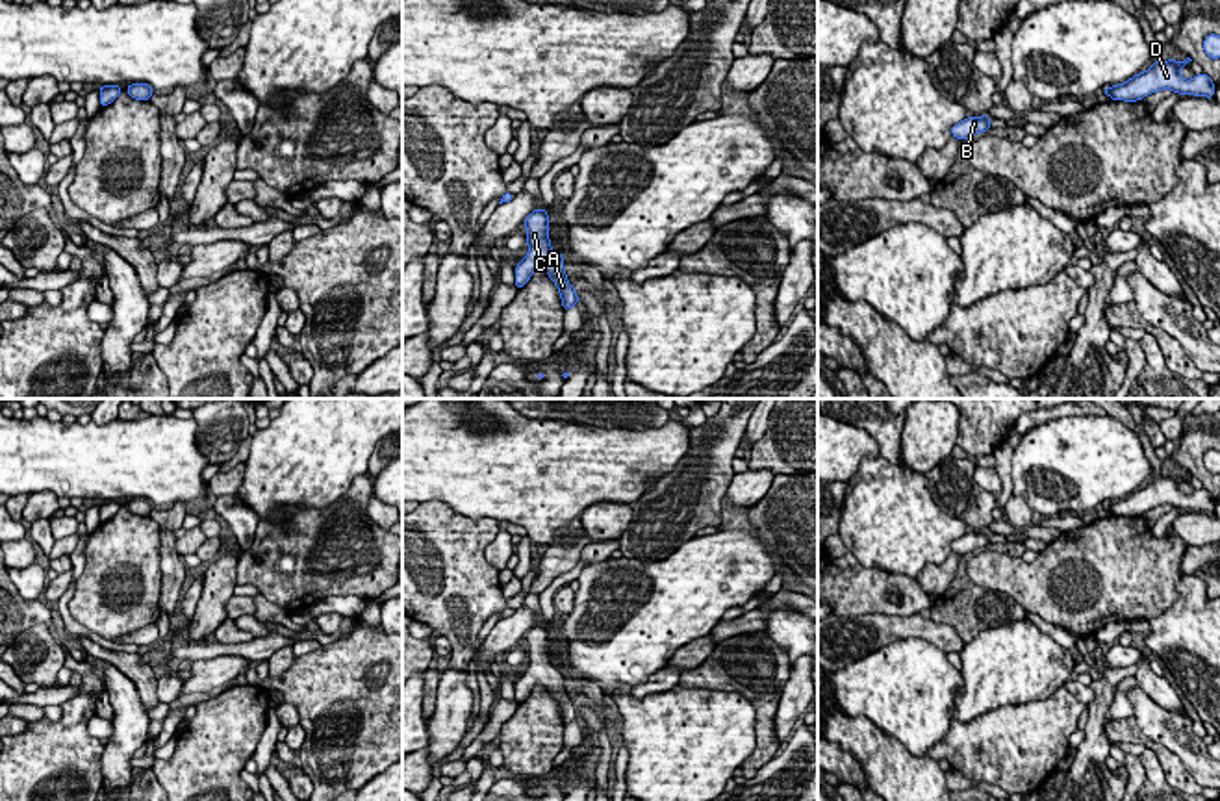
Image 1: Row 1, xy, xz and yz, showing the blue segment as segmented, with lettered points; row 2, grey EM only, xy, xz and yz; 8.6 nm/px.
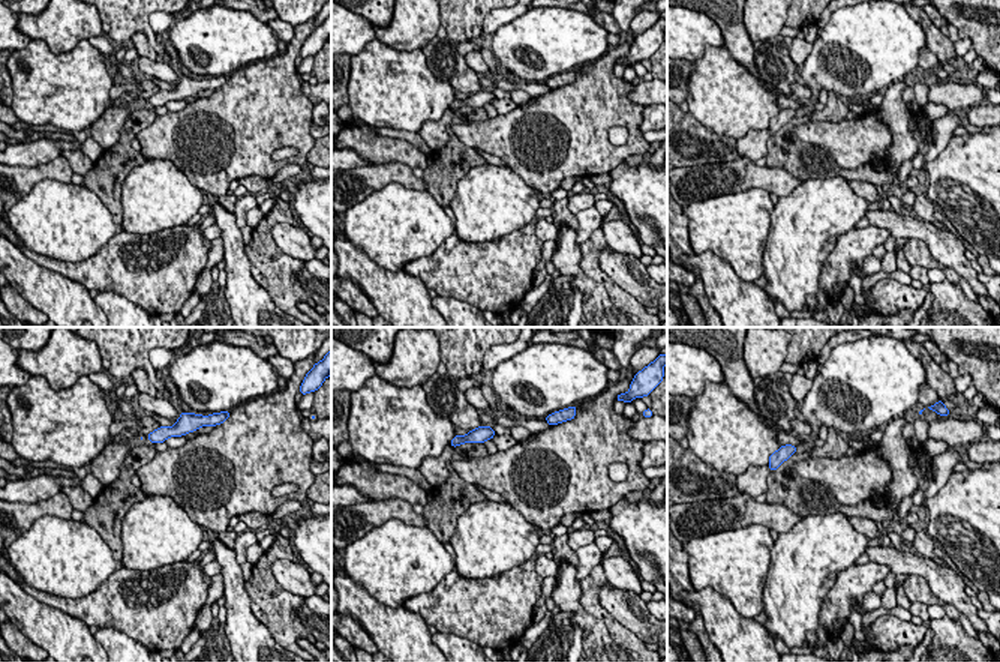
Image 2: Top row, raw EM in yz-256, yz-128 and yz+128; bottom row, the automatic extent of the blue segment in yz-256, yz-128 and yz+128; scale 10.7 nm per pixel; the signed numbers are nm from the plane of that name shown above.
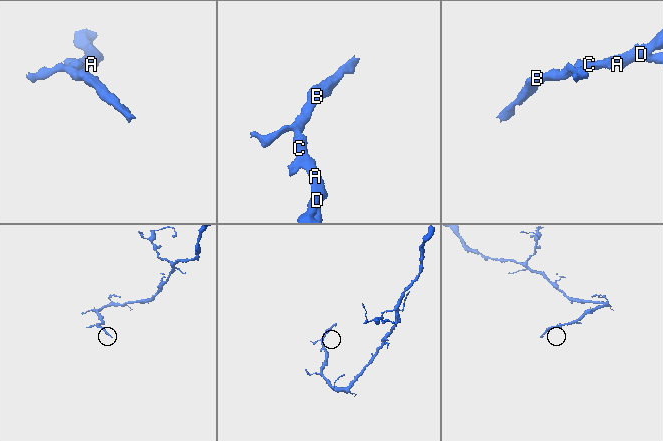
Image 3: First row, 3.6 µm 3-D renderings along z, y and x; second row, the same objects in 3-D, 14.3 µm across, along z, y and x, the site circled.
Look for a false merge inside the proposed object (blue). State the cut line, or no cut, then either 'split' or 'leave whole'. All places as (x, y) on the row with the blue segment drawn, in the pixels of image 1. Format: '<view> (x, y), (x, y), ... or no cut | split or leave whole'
no cut | leave whole

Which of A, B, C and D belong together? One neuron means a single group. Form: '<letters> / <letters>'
A B C D

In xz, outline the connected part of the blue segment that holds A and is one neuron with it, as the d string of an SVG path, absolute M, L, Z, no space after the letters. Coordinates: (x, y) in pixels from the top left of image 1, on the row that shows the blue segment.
M541 208L534 210L525 219L523 224L527 226L528 254L514 269L515 287L523 287L530 280L532 273L540 267L556 284L562 297L564 312L567 308L577 306L578 302L577 289L569 286L569 280L566 276L564 256L556 254L551 248L551 241L549 241L551 226L549 226L547 211Z

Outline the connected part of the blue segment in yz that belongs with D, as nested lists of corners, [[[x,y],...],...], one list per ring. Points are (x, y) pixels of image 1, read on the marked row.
[[[1187,57],[1185,61],[1155,61],[1151,69],[1142,74],[1135,74],[1131,80],[1105,87],[1103,93],[1112,100],[1137,102],[1146,95],[1157,93],[1161,89],[1172,89],[1174,93],[1185,95],[1190,93],[1194,96],[1213,98],[1214,83],[1207,74],[1198,74],[1192,80],[1185,80],[1179,70],[1192,61]]]

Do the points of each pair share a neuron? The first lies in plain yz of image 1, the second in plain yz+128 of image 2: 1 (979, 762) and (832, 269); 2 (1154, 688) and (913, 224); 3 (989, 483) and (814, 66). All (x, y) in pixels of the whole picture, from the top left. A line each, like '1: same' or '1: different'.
1: same
2: different
3: different

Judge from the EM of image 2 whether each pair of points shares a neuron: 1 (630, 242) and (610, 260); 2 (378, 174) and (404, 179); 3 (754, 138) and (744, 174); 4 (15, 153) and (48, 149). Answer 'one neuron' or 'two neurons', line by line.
1: two neurons
2: one neuron
3: two neurons
4: one neuron

